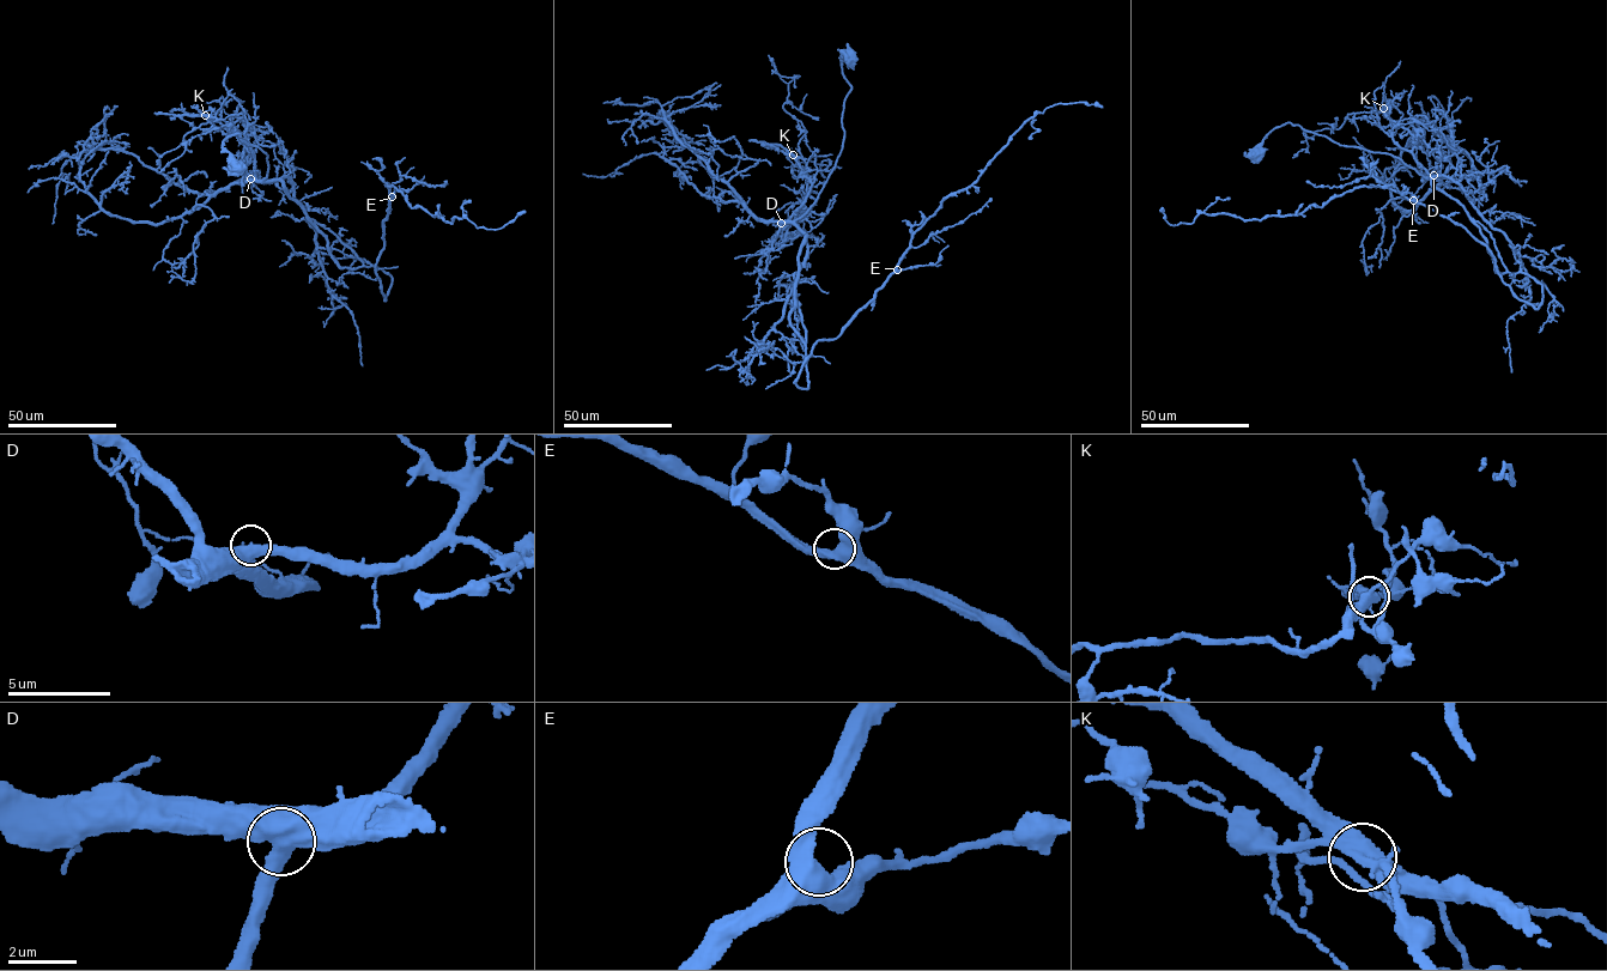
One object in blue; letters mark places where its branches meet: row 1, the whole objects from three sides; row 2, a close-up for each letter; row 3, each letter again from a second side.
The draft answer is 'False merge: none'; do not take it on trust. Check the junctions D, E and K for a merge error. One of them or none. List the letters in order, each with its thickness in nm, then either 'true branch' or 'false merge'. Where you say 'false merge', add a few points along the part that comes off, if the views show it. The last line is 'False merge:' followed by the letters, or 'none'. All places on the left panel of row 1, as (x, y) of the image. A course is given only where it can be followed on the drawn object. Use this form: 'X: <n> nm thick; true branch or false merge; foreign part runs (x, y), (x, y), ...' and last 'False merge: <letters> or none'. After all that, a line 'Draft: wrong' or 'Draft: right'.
D: 550 nm thick; true branch
E: 550 nm thick; true branch
K: 480 nm thick; false merge; foreign part runs (205, 116), (224, 121), (242, 133), (250, 150), (250, 153), (246, 149), (236, 168), (243, 177), (272, 183)
False merge: K
Draft: wrong

